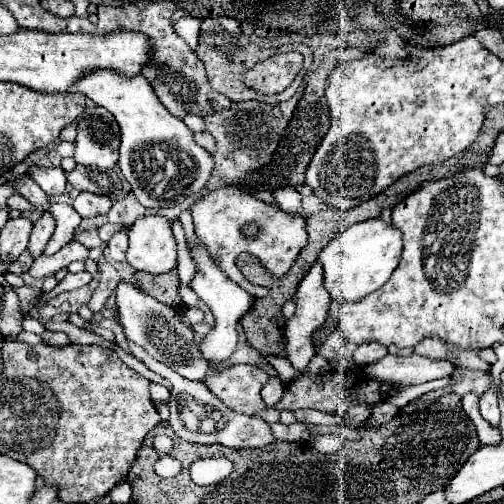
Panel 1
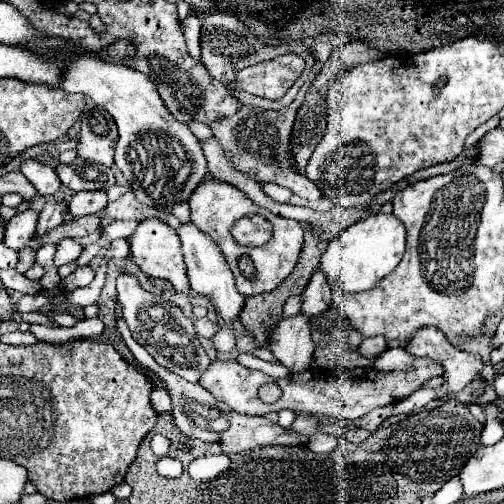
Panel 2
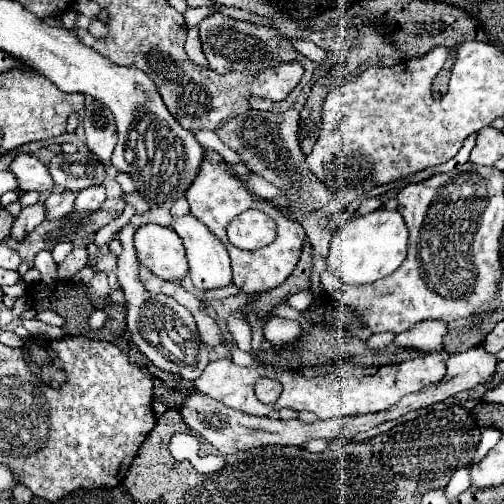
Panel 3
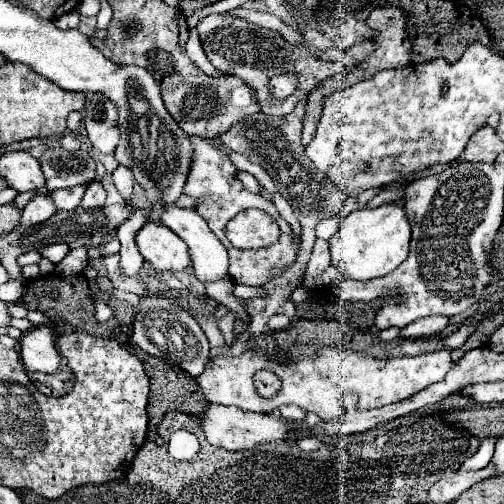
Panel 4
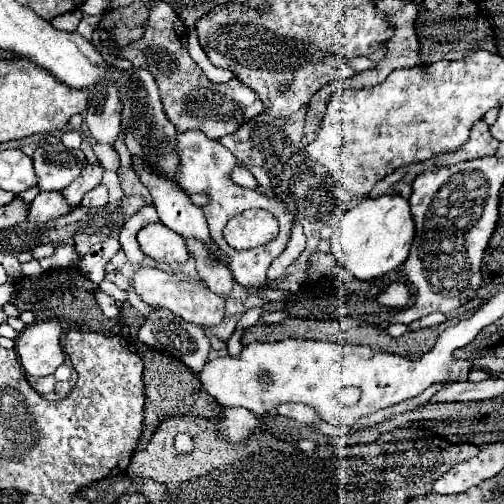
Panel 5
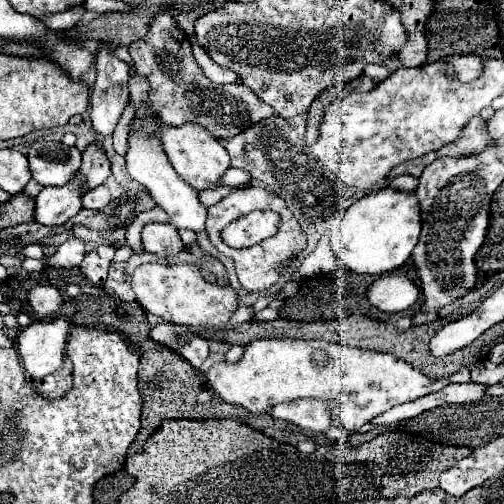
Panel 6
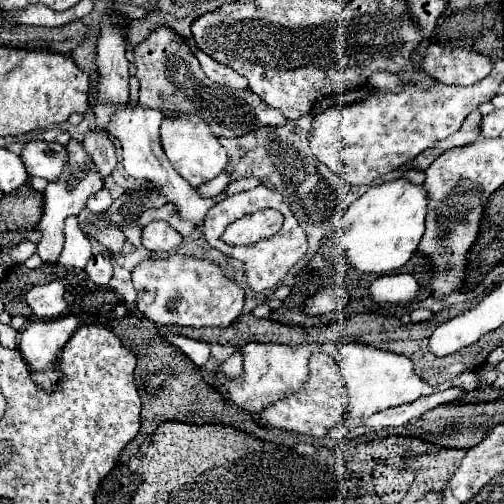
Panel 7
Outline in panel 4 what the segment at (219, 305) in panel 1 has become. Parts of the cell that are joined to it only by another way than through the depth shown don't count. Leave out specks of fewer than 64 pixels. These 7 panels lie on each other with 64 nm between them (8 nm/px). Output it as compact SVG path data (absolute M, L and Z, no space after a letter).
M160 202L160 220L164 226L168 226L172 232L176 232L190 248L190 256L192 256L192 264L196 270L196 276L200 282L214 282L220 280L224 274L228 274L228 254L226 248L220 244L220 240L216 240L216 236L212 234L212 230L208 228L206 220L194 210L194 208L180 208L176 202Z

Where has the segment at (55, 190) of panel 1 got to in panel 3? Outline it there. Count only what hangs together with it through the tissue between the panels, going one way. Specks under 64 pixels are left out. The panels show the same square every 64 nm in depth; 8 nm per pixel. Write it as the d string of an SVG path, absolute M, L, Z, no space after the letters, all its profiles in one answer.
M16 154L16 158L10 162L8 170L16 176L18 188L22 192L30 192L30 190L50 192L54 188L52 176L48 176L46 166L30 154Z

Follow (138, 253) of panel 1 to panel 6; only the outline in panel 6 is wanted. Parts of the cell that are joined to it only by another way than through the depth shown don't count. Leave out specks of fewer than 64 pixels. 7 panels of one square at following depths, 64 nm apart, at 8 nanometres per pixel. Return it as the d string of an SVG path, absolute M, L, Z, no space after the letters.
M146 224L142 230L142 246L146 252L158 254L162 258L174 258L182 248L180 234L170 224Z

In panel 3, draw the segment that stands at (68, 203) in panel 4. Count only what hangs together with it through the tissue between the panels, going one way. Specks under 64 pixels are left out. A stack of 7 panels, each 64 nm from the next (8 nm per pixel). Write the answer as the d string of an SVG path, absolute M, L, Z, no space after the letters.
M72 190L52 192L52 194L46 198L46 208L48 208L48 216L46 216L46 218L66 216L68 212L74 210L74 200L76 200L76 192L72 192Z

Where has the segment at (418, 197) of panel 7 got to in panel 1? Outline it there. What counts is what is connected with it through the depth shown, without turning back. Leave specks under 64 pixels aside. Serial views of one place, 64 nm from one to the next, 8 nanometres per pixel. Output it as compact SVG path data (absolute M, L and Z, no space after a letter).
M372 218L338 232L320 252L318 260L324 266L324 286L334 300L360 300L384 286L396 270L400 256L402 232L394 224L386 224L382 218Z

